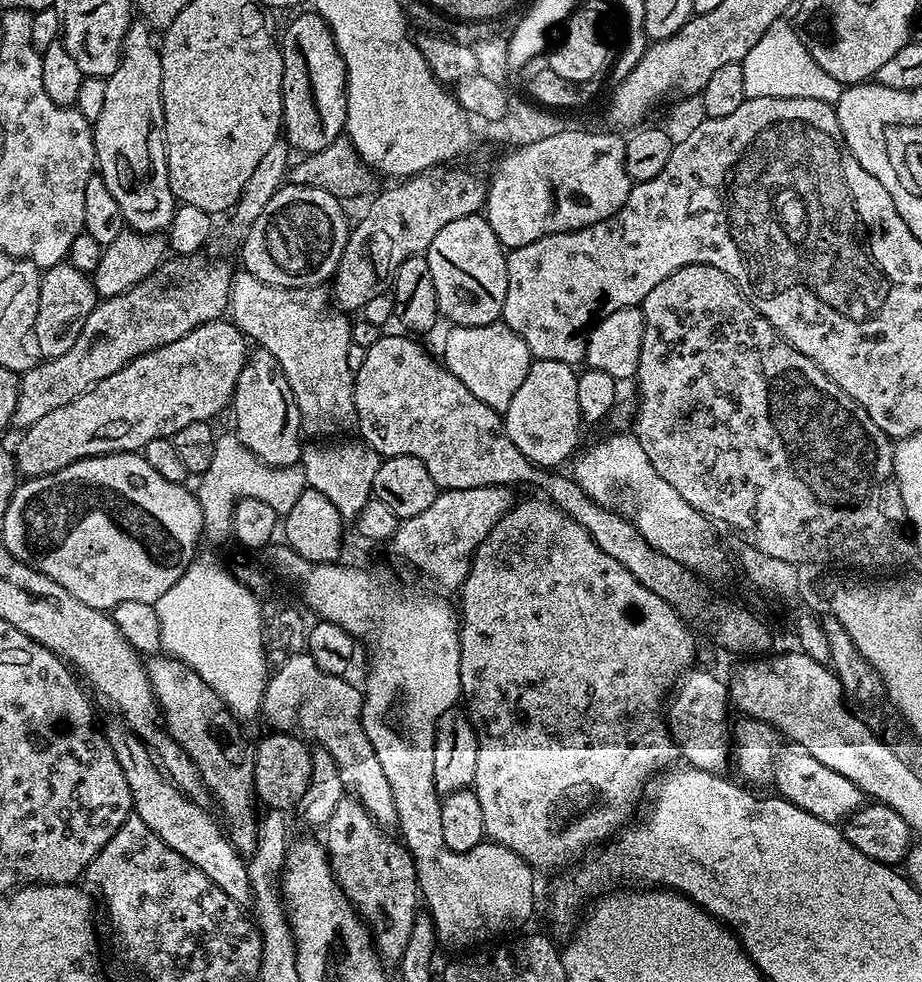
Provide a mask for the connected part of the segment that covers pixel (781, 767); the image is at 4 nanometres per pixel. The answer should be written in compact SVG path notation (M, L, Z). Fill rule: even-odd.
M789 743L787 747L785 752L783 749L776 757L774 777L775 791L783 799L806 810L806 814L814 814L827 824L835 825L847 821L865 806L864 791L854 786L850 778L842 778L842 774L838 774L838 770L830 770L830 766L822 766L822 762L818 762L818 758L814 758L814 754L810 754L805 748L800 748L794 743Z

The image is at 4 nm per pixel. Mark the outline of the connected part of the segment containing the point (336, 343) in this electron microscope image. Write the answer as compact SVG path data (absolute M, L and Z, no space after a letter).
M240 270L232 277L232 285L230 286L230 298L228 299L228 306L230 309L230 319L249 341L255 342L259 347L264 348L270 354L274 354L274 358L278 358L278 362L282 366L282 370L286 374L286 382L290 382L290 390L294 390L296 401L298 402L298 410L300 411L300 418L302 421L302 428L305 433L308 432L309 437L312 438L336 438L341 434L348 434L348 432L357 427L356 423L356 407L354 406L354 382L356 381L354 375L354 360L348 357L348 351L353 351L354 345L352 342L352 320L349 319L343 311L337 310L330 306L330 296L323 287L317 286L315 288L279 288L273 284L262 282L258 278L254 278L254 274Z

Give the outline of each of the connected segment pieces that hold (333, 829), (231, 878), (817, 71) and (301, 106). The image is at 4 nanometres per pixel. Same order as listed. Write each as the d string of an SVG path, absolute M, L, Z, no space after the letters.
M355 798L342 799L338 802L338 806L334 806L334 814L330 814L326 831L328 831L327 856L331 861L337 883L348 897L348 902L356 908L374 933L375 945L380 956L388 962L399 961L404 955L404 948L412 938L412 927L418 915L416 863L412 861L411 854L399 839L391 840L388 837L391 835L376 823L376 819Z
M122 719L103 721L102 731L110 750L118 758L118 766L122 766L122 774L126 774L126 786L132 791L132 811L170 850L182 854L186 862L190 862L207 878L211 887L227 894L233 905L251 905L252 892L250 880L247 878L245 857L233 846L225 829L212 821L211 816L201 804L189 800L171 780L167 779L153 753L143 740L136 737L131 726Z
M784 18L776 20L774 26L770 26L770 30L766 30L766 34L762 34L762 38L758 38L758 42L754 42L754 46L750 46L750 54L746 54L746 58L742 62L742 79L746 86L748 99L814 98L818 102L836 105L842 85L834 78L830 78L830 74L826 74L826 70L822 70L822 66L818 66L818 62L814 62L810 50L806 50L806 46L800 40L799 31L791 23L788 25L786 21L787 19Z
M315 10L301 11L288 24L284 37L279 37L280 53L284 56L282 98L284 118L282 136L289 149L307 154L325 150L342 136L346 122L346 66L334 42L332 27Z

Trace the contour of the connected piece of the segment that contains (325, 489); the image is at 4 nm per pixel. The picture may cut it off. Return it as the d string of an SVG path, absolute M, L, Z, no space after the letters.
M340 438L335 442L305 443L300 453L300 464L308 479L308 487L326 494L326 498L330 498L330 502L338 506L340 516L344 517L345 521L352 522L373 497L374 474L378 474L382 457L370 445L359 439L348 439L352 438Z

